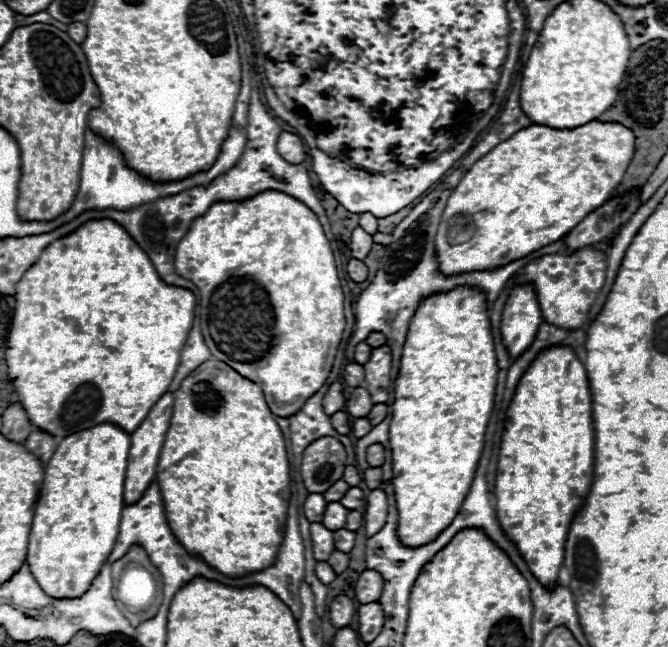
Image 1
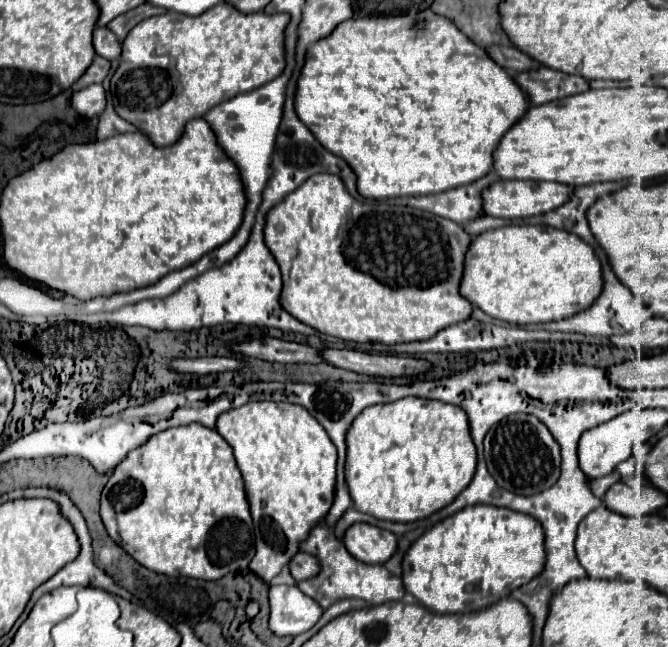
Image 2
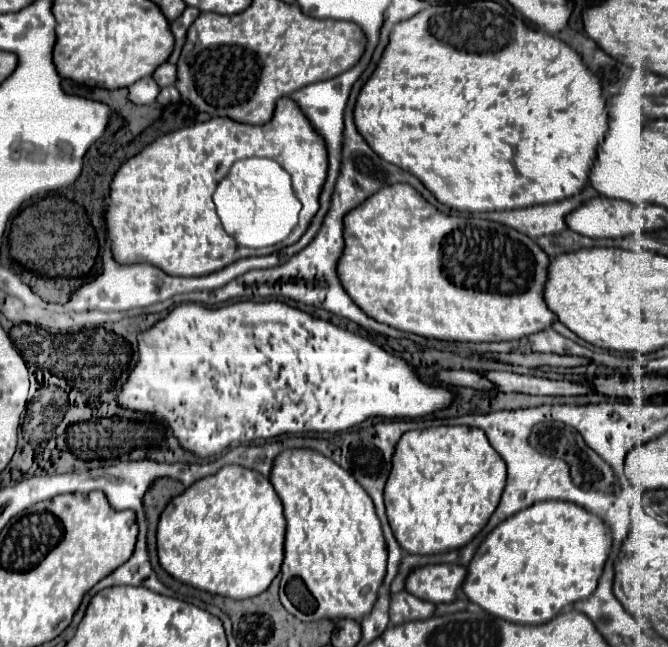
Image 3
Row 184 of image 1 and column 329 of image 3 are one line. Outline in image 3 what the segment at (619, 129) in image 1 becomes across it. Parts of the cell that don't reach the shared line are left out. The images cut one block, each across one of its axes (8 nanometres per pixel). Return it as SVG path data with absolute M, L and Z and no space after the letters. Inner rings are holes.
M288 448L282 454L274 458L272 470L270 470L270 482L276 490L276 494L282 500L284 516L286 516L286 538L284 538L284 562L282 562L282 580L280 580L280 602L282 606L294 614L298 620L312 622L320 618L352 618L360 620L364 618L376 598L378 588L386 574L386 542L382 536L380 520L376 516L372 498L360 488L356 478L348 474L344 468L340 468L334 460L326 458L324 454L312 450L312 448ZM292 578L300 578L312 598L318 602L316 610L310 614L310 610L298 608L294 600L286 594L286 584Z

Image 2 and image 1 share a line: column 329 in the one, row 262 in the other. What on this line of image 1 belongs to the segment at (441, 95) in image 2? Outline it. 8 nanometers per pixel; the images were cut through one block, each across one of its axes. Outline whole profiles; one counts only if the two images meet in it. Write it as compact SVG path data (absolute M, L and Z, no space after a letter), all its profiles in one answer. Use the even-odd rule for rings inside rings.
M92 220L80 226L76 232L68 234L66 238L52 242L48 248L44 248L38 262L34 262L34 266L24 274L24 278L16 286L16 308L6 343L5 359L8 376L18 392L18 400L26 410L28 420L42 432L48 432L50 436L60 440L66 438L68 434L98 426L102 422L112 422L124 428L128 434L132 434L140 426L140 422L148 416L150 408L168 392L172 374L176 374L176 366L180 366L180 350L184 348L184 338L188 338L188 330L192 328L194 308L196 308L196 296L190 290L164 284L158 278L148 256L138 248L138 244L132 238L128 238L126 230L112 220Z

